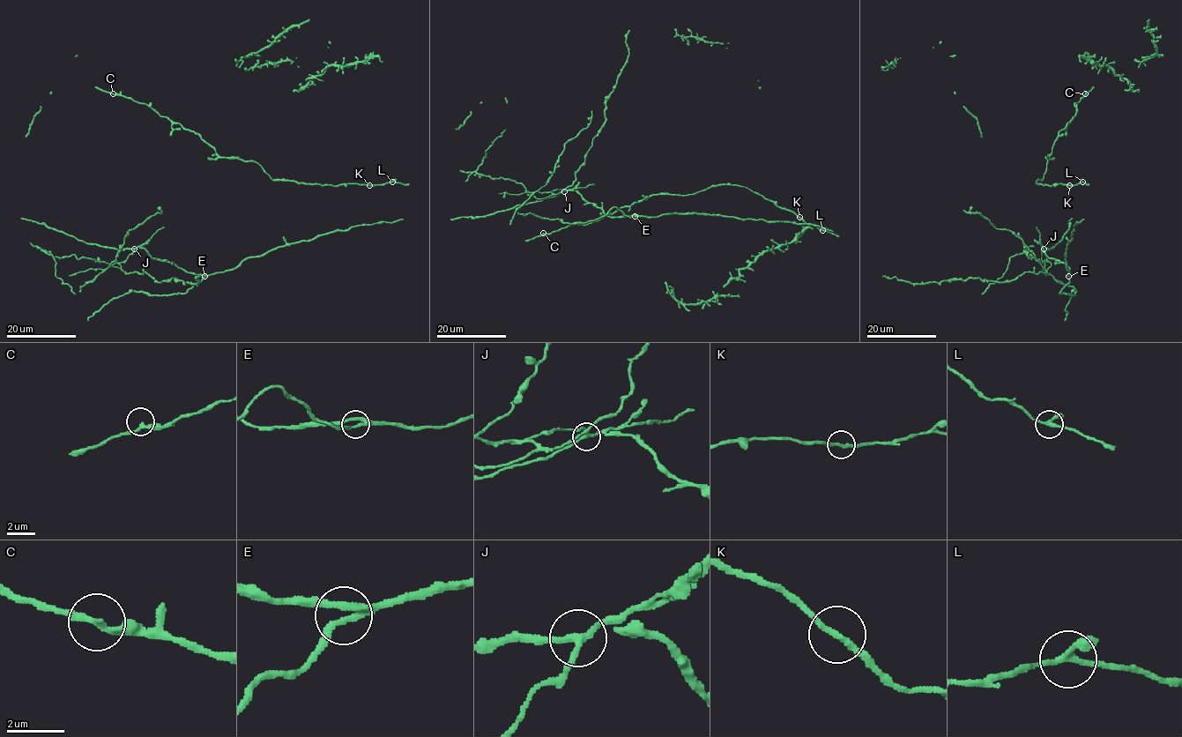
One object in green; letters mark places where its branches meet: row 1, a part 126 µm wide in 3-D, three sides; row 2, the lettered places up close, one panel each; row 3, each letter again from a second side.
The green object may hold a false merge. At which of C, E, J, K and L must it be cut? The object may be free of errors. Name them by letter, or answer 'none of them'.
J

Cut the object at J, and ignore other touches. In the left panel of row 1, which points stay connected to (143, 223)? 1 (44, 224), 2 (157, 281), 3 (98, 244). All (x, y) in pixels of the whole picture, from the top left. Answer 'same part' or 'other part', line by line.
1: other part
2: same part
3: other part

